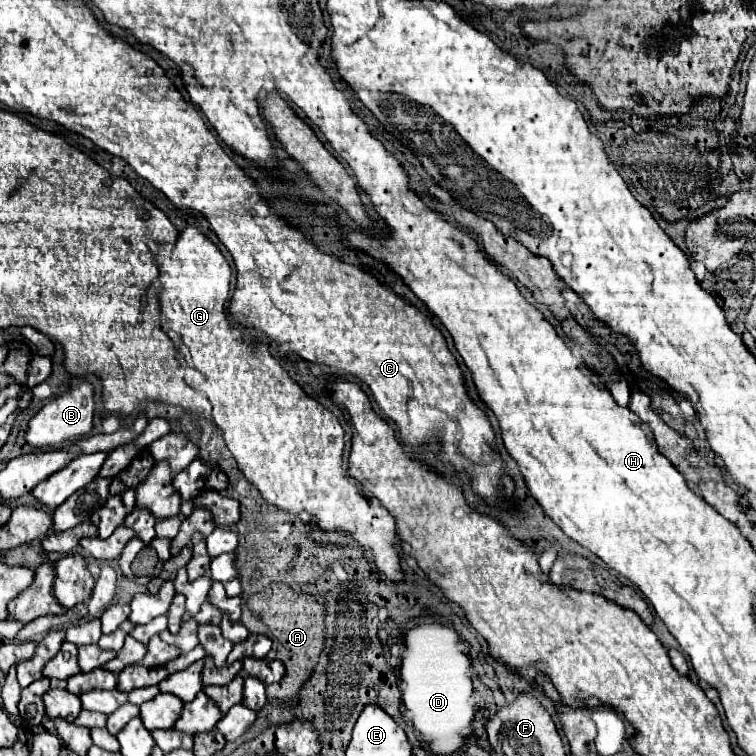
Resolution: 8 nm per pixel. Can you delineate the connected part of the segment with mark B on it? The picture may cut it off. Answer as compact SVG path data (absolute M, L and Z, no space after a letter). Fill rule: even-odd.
M84 381L84 383L68 389L66 393L54 397L54 401L46 403L30 419L30 425L26 431L26 441L32 447L52 447L52 445L58 445L60 441L88 435L92 429L92 419L94 419L94 385Z

